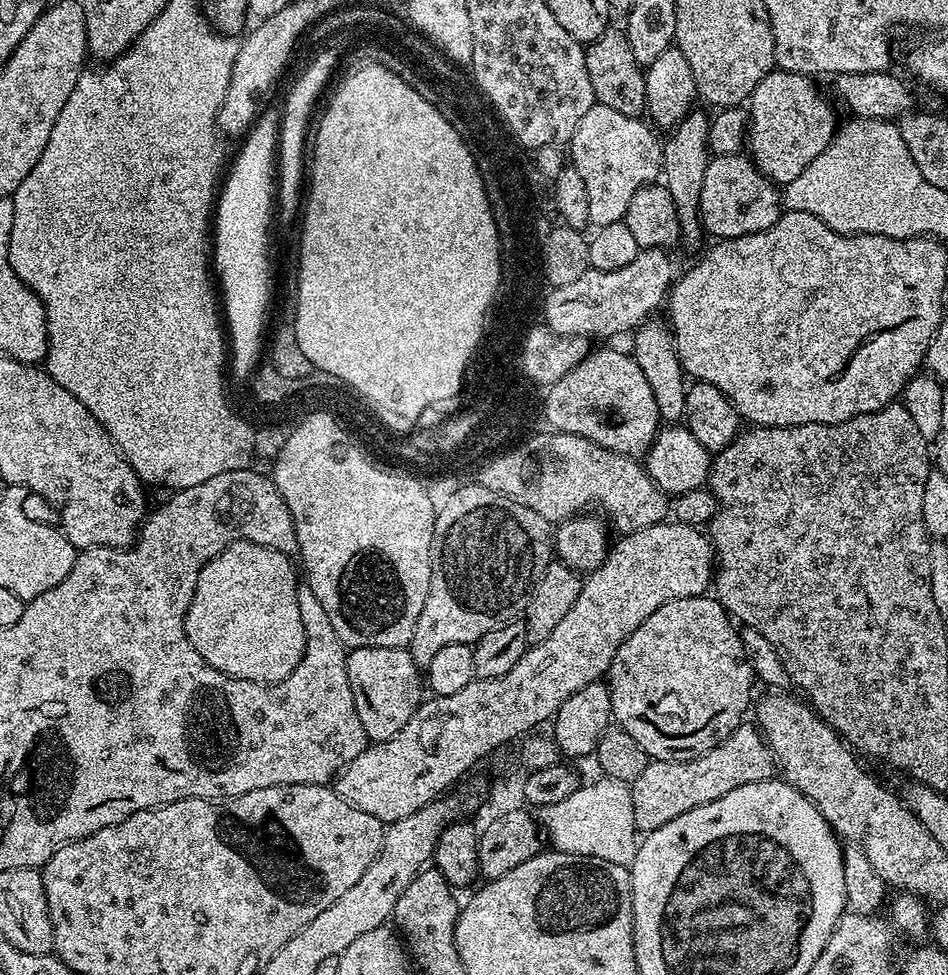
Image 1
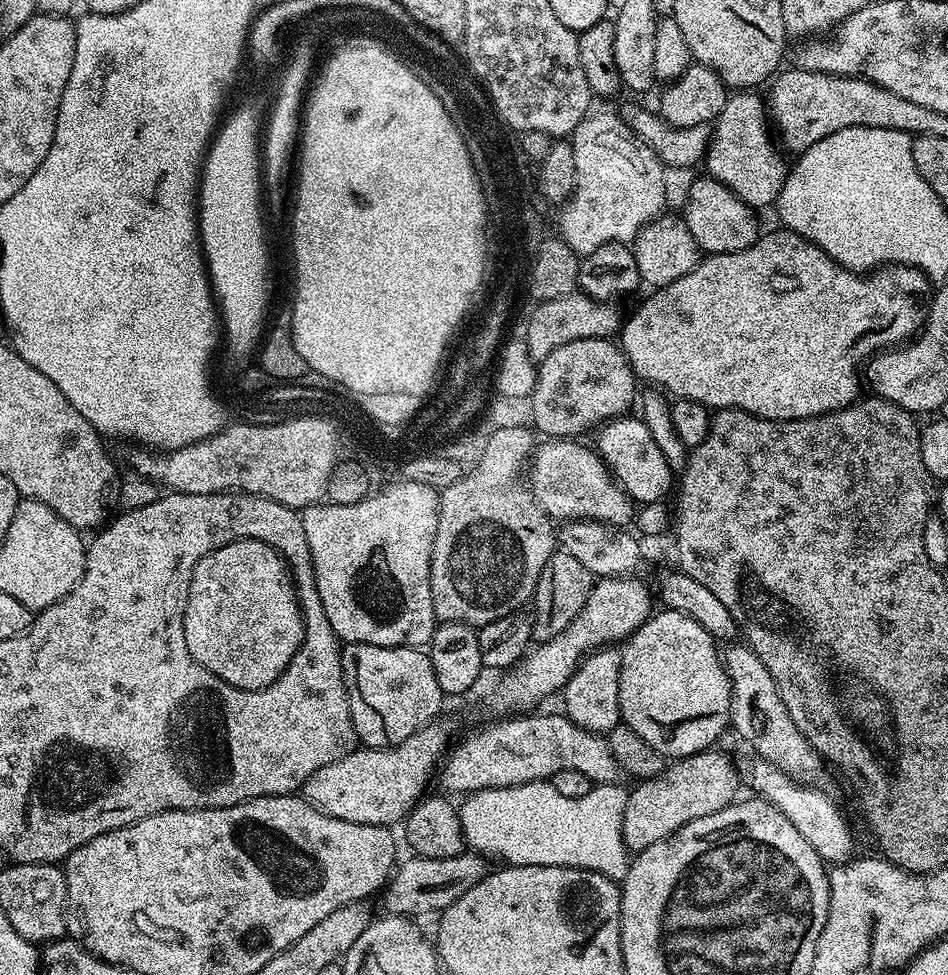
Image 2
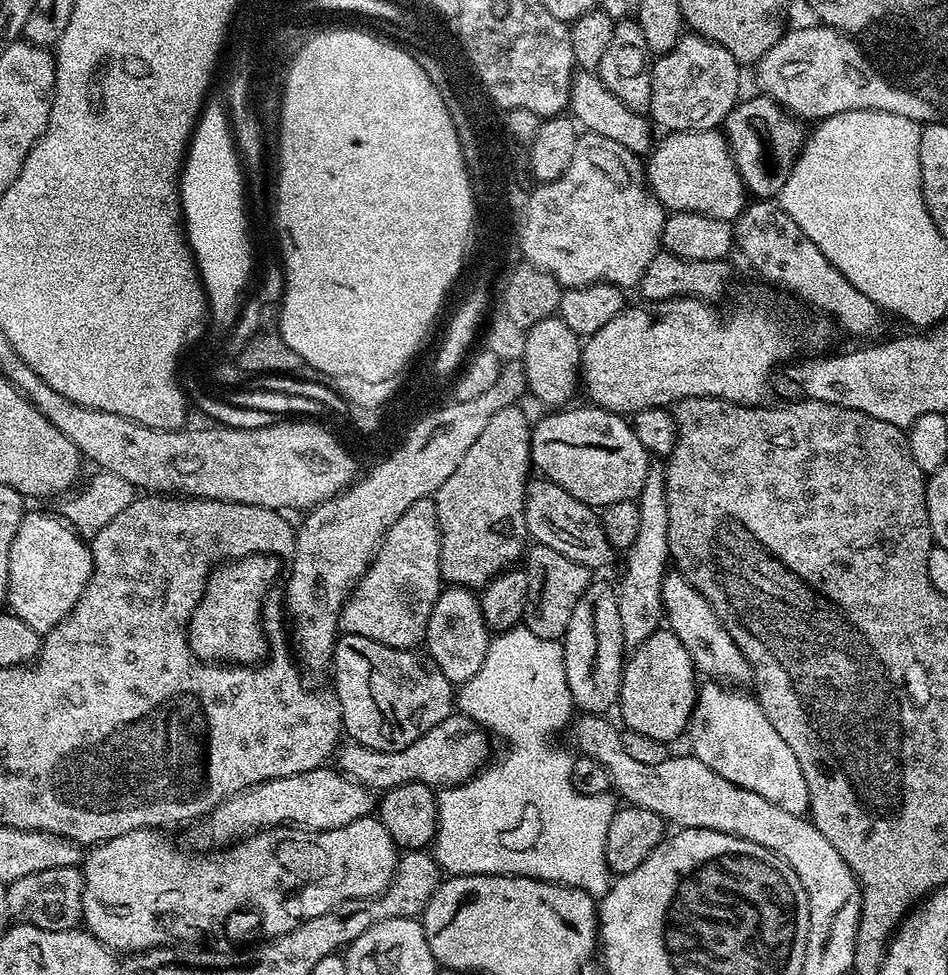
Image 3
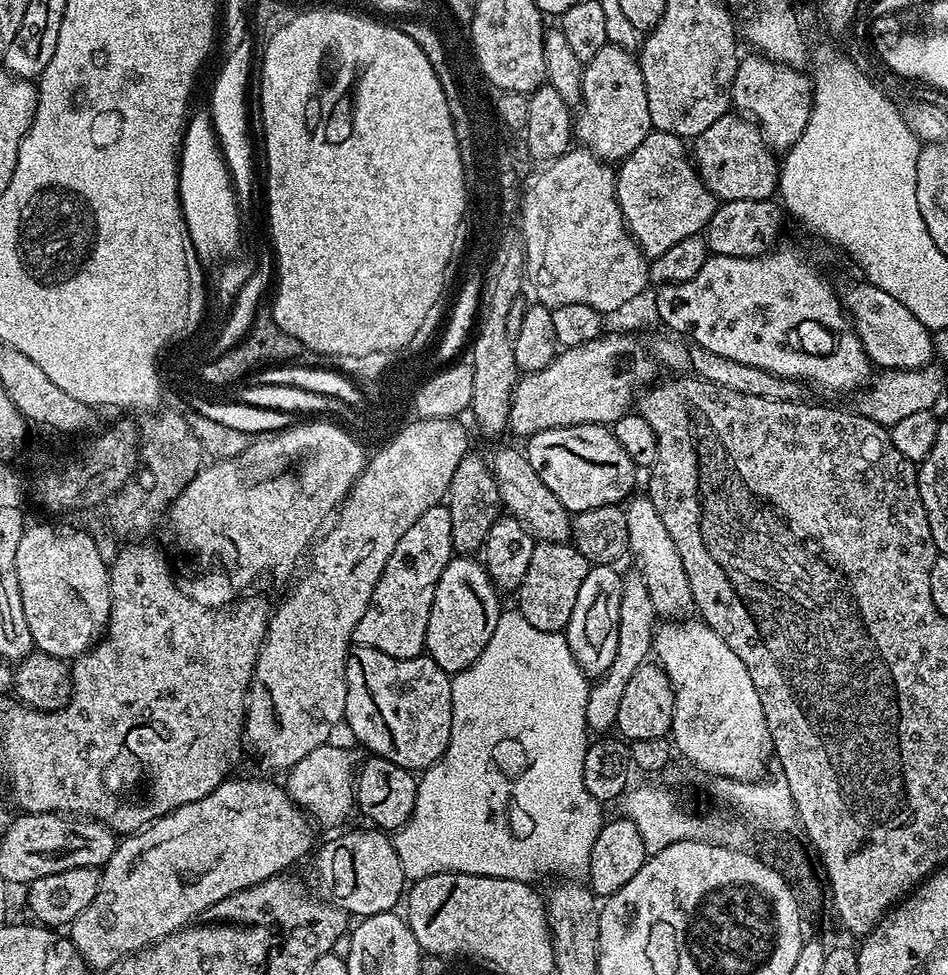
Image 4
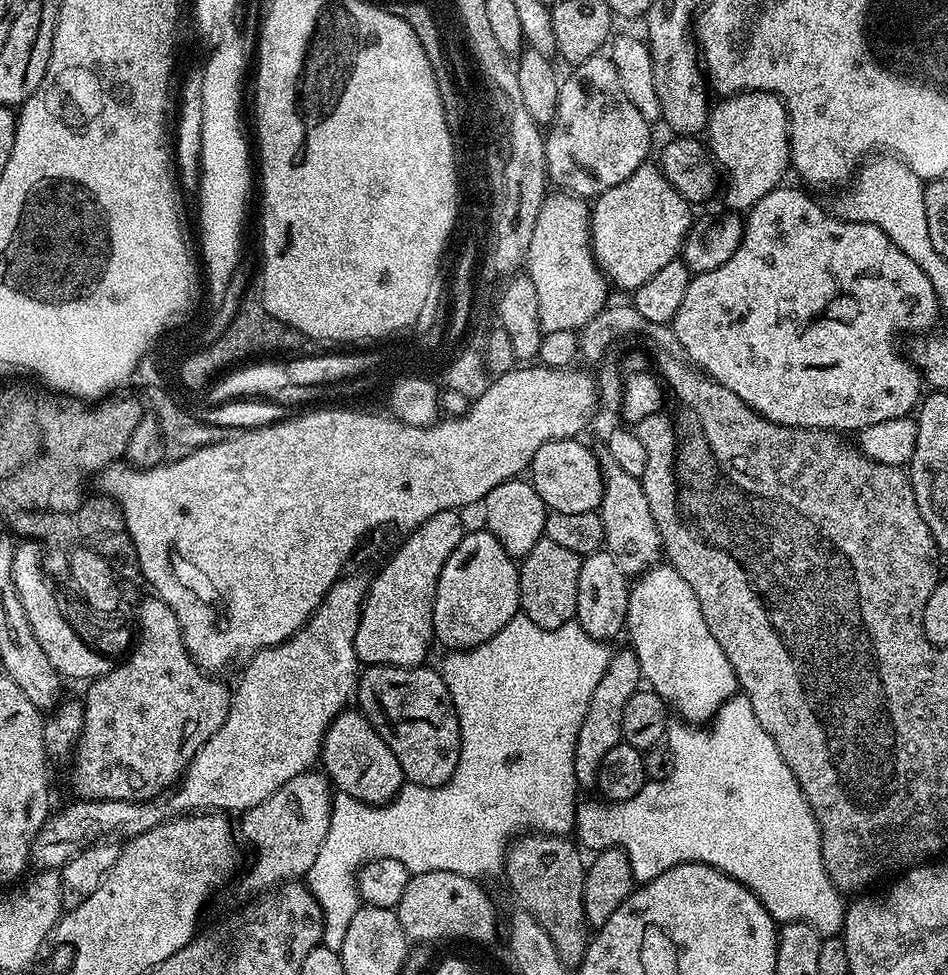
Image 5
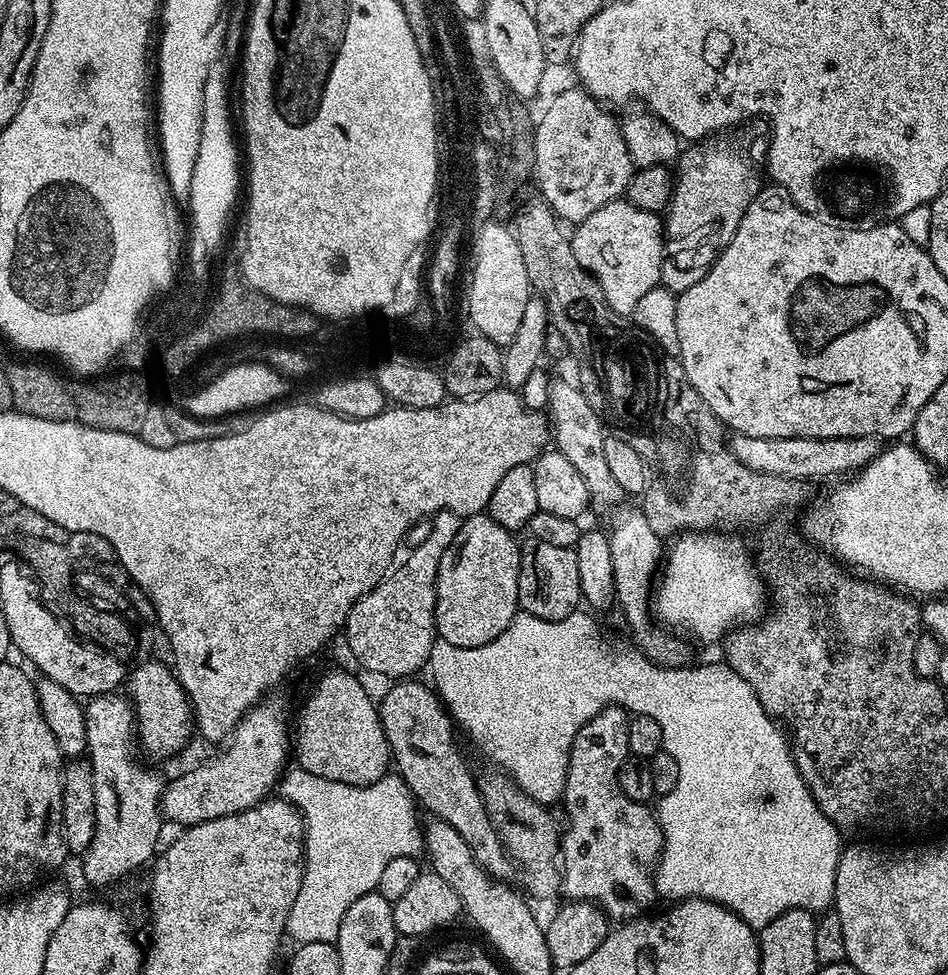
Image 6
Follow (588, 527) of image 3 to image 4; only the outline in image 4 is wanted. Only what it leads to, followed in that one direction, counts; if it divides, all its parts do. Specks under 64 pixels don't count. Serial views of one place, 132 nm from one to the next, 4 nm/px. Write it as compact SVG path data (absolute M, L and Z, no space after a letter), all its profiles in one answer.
M516 448L498 449L490 459L490 467L503 507L517 520L521 520L537 541L564 542L571 537L572 516L562 506L562 502L554 498L553 492L544 485L542 478L534 474L534 466L530 466L527 455L521 449L520 452Z

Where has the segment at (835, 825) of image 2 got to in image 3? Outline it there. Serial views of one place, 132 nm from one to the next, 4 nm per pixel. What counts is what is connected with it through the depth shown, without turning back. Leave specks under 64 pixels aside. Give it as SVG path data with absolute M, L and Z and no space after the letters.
M708 683L712 684L705 688L703 685L698 696L698 720L704 725L697 730L691 751L714 774L754 794L762 794L762 798L790 814L804 816L810 801L802 766L798 766L798 758L794 758L794 750L786 746L782 734L768 721L763 707L755 699L743 696L743 691L725 690L719 683Z

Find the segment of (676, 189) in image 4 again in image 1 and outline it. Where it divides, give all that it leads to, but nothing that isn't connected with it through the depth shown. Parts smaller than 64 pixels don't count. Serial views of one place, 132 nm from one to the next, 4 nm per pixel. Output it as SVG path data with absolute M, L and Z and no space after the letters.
M774 70L754 86L746 101L747 151L756 169L777 186L794 182L794 178L798 178L798 174L802 174L802 170L806 170L806 166L830 146L838 131L836 112L816 84L819 83L811 76Z

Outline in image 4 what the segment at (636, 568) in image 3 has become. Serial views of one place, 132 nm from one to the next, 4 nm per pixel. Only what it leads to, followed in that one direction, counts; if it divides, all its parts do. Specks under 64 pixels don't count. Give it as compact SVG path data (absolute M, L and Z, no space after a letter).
M636 570L627 573L623 582L618 618L618 648L615 651L614 662L611 662L610 668L603 676L589 687L586 698L586 722L588 731L592 734L608 734L615 729L618 706L622 702L622 693L625 692L626 685L630 683L630 677L654 652L658 617L654 610L654 602L650 602L650 590L646 590L644 580Z

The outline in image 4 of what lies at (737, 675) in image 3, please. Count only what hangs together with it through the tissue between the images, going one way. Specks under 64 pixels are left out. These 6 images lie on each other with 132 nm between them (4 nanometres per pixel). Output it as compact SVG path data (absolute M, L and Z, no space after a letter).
M636 494L627 501L624 508L628 527L628 552L634 559L640 560L638 571L644 580L646 590L650 590L650 602L660 618L684 618L693 611L690 578L686 578L686 566L682 566L682 554L670 538L670 530L662 523L654 502L646 494Z

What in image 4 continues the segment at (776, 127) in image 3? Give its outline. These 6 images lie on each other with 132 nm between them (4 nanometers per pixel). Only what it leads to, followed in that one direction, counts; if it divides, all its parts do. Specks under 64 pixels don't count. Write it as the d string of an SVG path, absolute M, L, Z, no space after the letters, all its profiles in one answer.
M743 115L723 116L714 122L714 126L702 130L702 134L691 141L690 155L700 174L700 180L715 194L717 201L742 198L771 200L777 195L780 164L760 129Z

